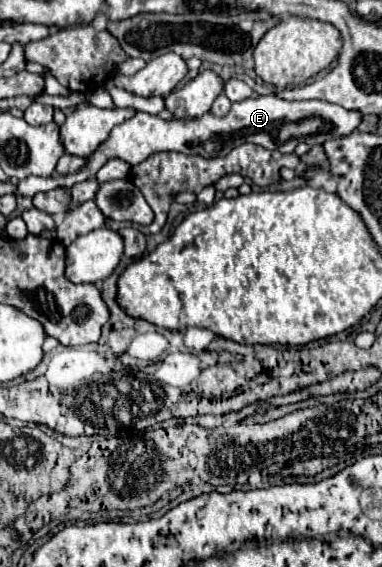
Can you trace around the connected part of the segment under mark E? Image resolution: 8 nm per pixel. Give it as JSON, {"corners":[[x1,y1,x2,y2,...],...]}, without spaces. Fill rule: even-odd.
{"corners":[[274,94,270,96,260,96,260,98,248,98,244,102,236,102,232,104,232,110,218,118,214,114,204,114,202,118,196,120,178,120,172,118,170,122,158,118,158,116,150,116,146,112,136,112,134,118,118,124,110,138,88,158,90,166,86,166,86,170,80,170,78,174,68,174,68,176,50,176,50,178,40,178,40,176,28,176,24,180,18,180,18,194,20,196,34,196,38,192,48,192,54,190,56,186,72,186,76,182,84,182,90,176,94,176,98,172,98,168,102,164,106,164,110,158,122,158,124,162,128,162,130,166,140,164,142,160,146,160,150,154,154,152,164,152,164,150,174,150,174,152,184,152,184,154,202,154,204,158,216,158,216,156,226,156,234,146,240,146,244,142,254,142,260,146,266,146,270,150,280,150,280,152,294,152,298,142,306,142,310,146,316,144,324,144,326,140,334,140,334,138,342,138,352,134,362,122,362,114,358,110,348,110,340,104,332,104,326,100,300,100,300,102,288,102,288,100,280,100],[314,118,318,120,318,128,314,134,308,136,292,136,286,142,280,142,278,134,282,124,298,124,302,120]]}

